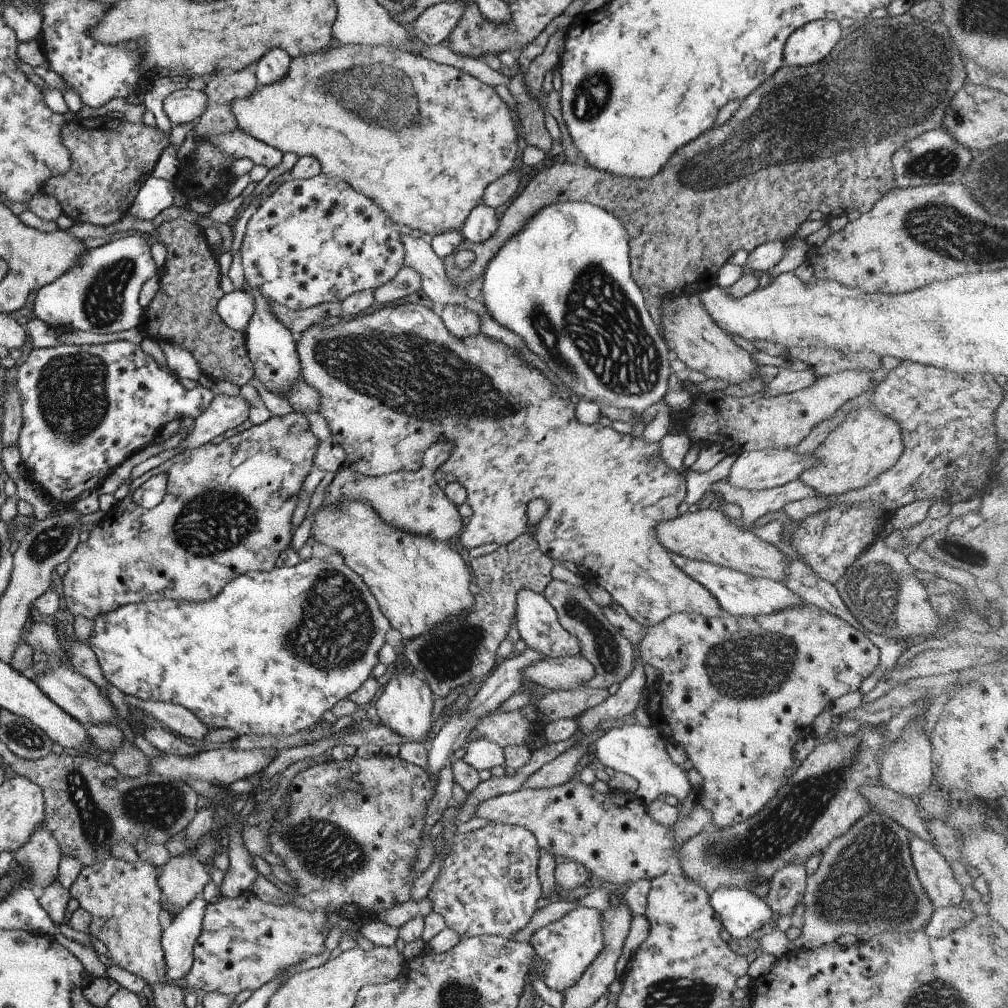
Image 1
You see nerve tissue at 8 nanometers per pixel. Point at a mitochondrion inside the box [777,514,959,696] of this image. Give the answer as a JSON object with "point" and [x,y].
{"point":[873,588]}

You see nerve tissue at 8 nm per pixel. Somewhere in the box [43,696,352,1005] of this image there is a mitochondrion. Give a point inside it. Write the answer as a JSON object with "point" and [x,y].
{"point":[153,808]}

